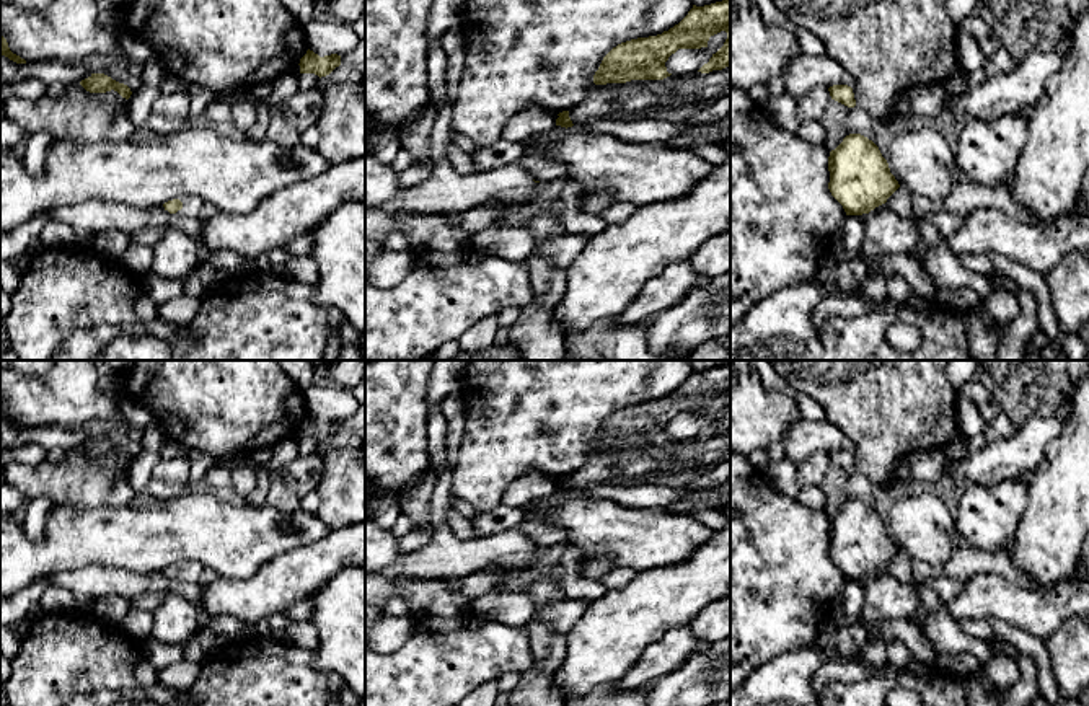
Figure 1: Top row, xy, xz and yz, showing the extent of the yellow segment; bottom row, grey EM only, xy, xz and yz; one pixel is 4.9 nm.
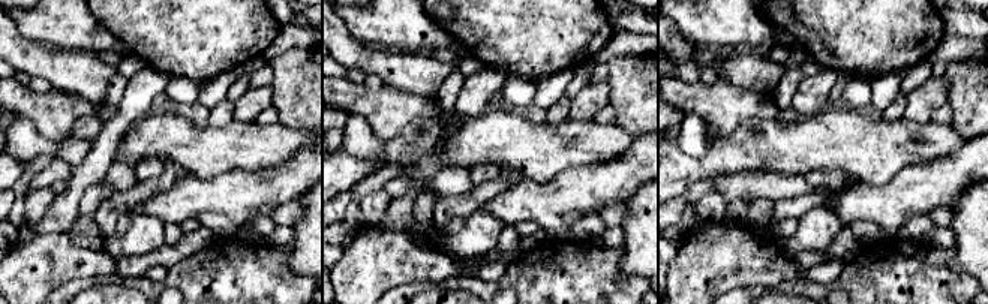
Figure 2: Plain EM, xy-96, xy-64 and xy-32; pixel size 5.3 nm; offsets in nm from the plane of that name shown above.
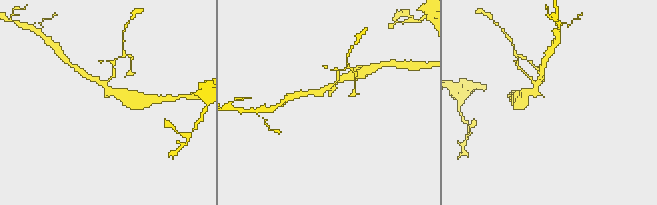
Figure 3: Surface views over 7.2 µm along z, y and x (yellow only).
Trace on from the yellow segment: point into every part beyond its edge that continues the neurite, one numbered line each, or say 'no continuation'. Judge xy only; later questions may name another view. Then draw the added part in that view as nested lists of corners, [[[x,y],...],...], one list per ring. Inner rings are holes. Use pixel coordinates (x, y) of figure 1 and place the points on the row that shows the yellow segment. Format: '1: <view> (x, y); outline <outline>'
1: xy (191, 204); outline [[[184,196],[179,199],[183,202],[183,209],[178,210],[176,214],[189,218],[197,218],[199,212],[204,205],[204,201],[197,196]]]

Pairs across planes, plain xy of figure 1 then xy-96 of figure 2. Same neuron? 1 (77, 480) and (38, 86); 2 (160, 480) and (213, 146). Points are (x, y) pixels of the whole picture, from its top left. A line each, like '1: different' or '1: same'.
1: different
2: different

